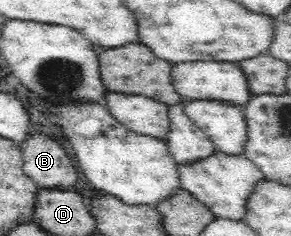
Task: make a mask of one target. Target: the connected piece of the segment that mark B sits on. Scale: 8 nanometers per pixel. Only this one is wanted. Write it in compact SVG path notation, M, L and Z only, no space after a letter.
M32 131L28 139L19 144L19 148L21 148L23 160L22 170L39 189L58 189L59 191L74 189L77 183L77 171L63 146L57 141Z

